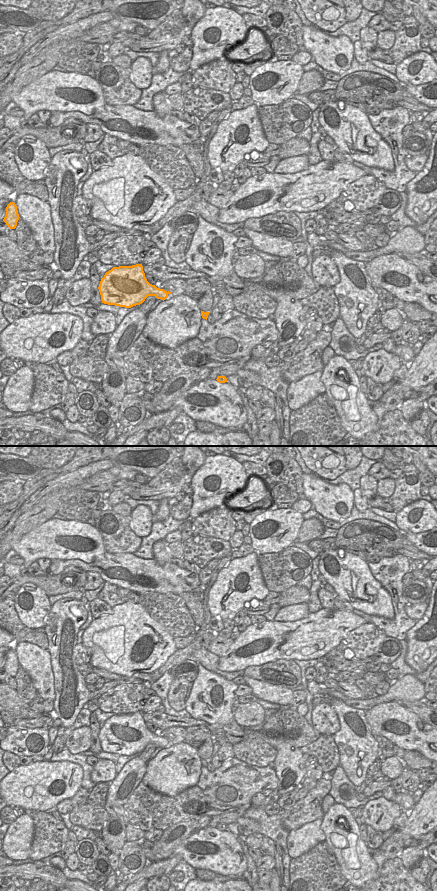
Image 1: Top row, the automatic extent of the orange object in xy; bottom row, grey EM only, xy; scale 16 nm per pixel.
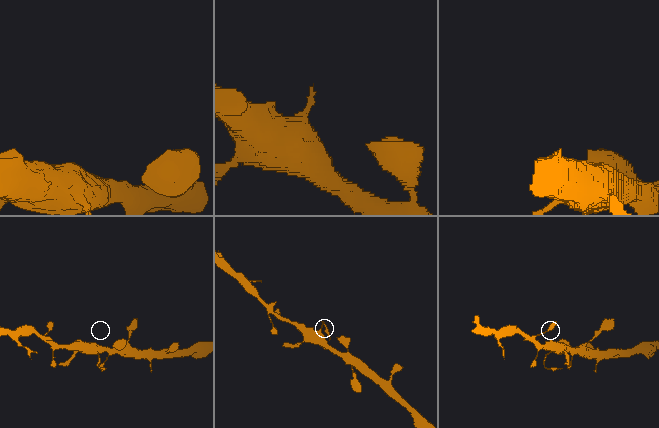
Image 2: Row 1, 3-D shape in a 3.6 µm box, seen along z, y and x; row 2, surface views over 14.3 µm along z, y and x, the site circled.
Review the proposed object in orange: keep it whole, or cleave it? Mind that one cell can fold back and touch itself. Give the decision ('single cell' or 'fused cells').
fused cells

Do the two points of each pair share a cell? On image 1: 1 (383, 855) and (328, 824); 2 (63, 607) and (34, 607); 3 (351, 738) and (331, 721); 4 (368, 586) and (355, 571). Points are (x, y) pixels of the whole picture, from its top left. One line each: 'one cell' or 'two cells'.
1: two cells
2: two cells
3: two cells
4: one cell

